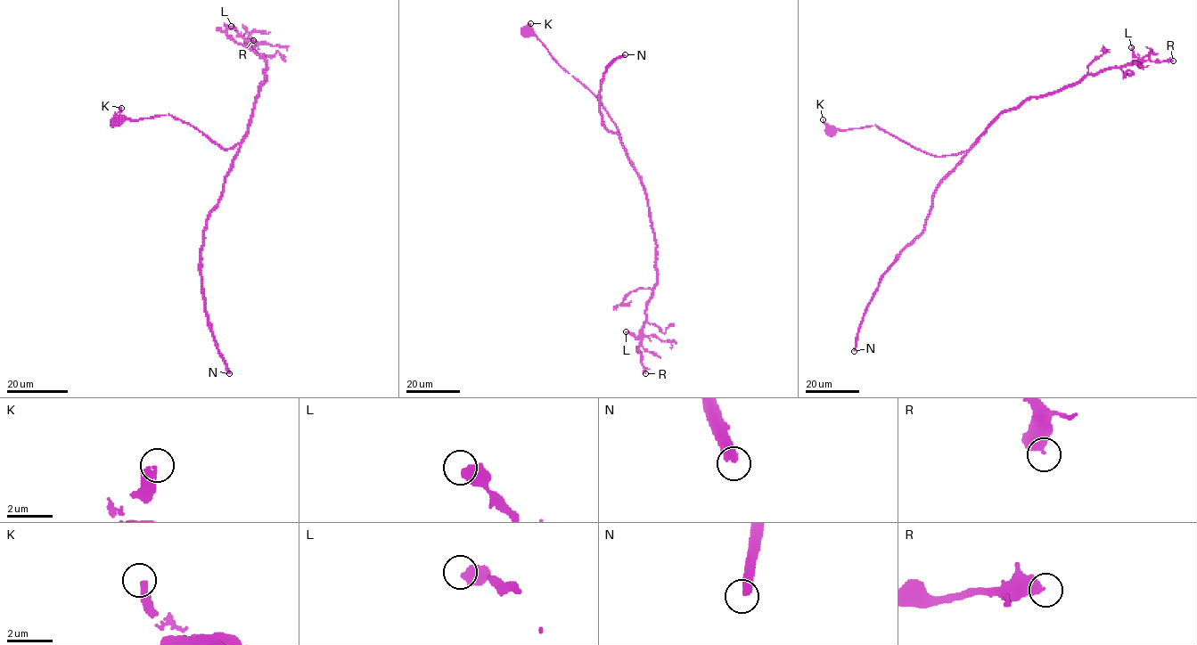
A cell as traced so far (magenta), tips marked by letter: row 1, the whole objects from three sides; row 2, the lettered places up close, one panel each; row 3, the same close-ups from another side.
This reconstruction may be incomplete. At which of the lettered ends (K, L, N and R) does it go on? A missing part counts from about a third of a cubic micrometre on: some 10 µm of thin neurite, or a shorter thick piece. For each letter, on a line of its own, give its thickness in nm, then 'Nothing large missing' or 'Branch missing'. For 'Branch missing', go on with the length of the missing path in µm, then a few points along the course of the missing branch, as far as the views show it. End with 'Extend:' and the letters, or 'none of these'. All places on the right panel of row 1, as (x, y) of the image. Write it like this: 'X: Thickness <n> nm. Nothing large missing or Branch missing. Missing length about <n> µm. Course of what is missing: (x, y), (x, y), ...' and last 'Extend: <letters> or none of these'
K: Thickness 280 nm. Nothing large missing
L: Thickness 550 nm. Nothing large missing
N: Thickness 360 nm. Branch missing. Missing length about 170 µm
R: Thickness 500 nm. Nothing large missing
Extend: N

